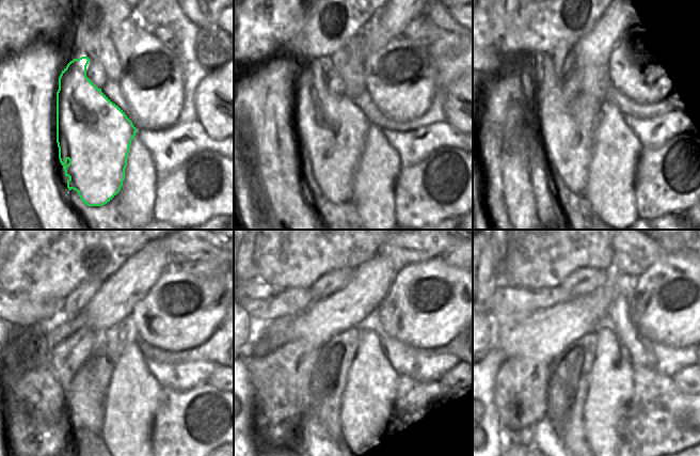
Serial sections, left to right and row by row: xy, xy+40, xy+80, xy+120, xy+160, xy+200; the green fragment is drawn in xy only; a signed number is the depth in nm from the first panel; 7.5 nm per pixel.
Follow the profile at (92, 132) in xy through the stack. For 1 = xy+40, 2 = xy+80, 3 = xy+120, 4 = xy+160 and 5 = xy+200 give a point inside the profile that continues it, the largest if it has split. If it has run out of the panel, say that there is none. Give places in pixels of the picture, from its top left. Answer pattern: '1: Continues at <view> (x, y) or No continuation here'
1: Continues at xy+40 (332, 130)
2: Continues at xy+80 (570, 147)
3: Continues at xy+120 (86, 403)
4: Continues at xy+160 (334, 281)
5: Continues at xy+200 (584, 281)

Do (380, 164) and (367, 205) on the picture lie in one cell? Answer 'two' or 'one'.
one

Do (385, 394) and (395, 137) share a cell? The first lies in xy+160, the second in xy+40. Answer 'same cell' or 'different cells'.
different cells

